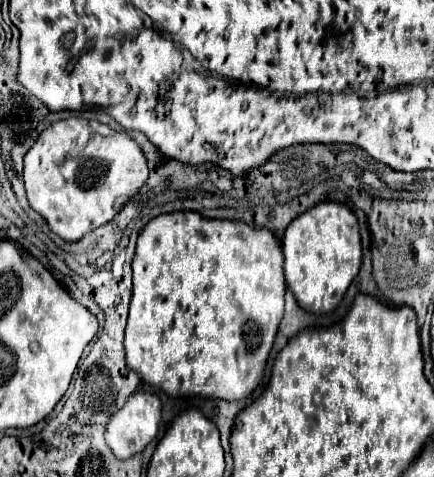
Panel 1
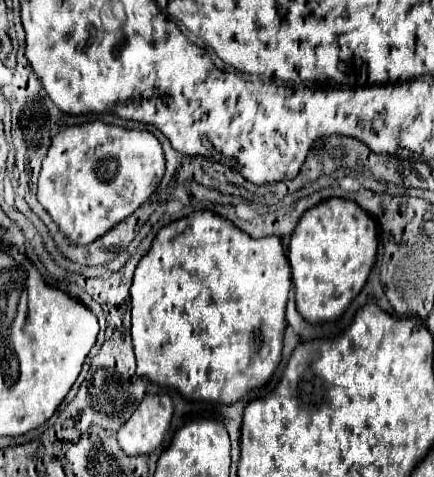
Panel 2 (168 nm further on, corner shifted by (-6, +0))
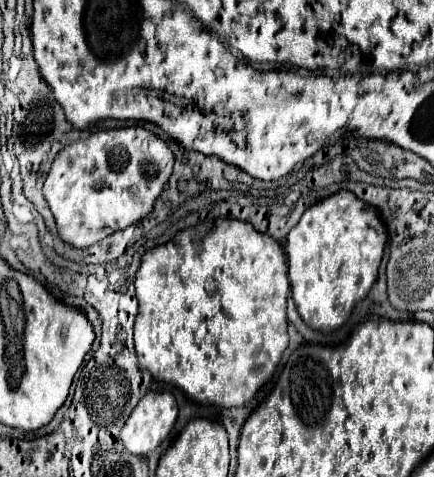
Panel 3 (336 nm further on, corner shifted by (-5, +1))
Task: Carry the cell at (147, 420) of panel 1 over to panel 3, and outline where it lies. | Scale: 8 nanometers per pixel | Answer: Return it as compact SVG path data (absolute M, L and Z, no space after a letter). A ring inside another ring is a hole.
M148 391L120 431L124 447L132 455L146 457L166 439L174 427L176 415L176 399L170 393Z

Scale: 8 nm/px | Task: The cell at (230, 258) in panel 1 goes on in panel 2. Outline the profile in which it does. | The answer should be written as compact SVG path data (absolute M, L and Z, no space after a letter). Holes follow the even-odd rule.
M209 210L171 222L159 230L133 276L131 336L139 376L177 388L185 398L227 406L239 402L249 390L267 384L279 366L289 290L289 260L277 236L251 238Z

